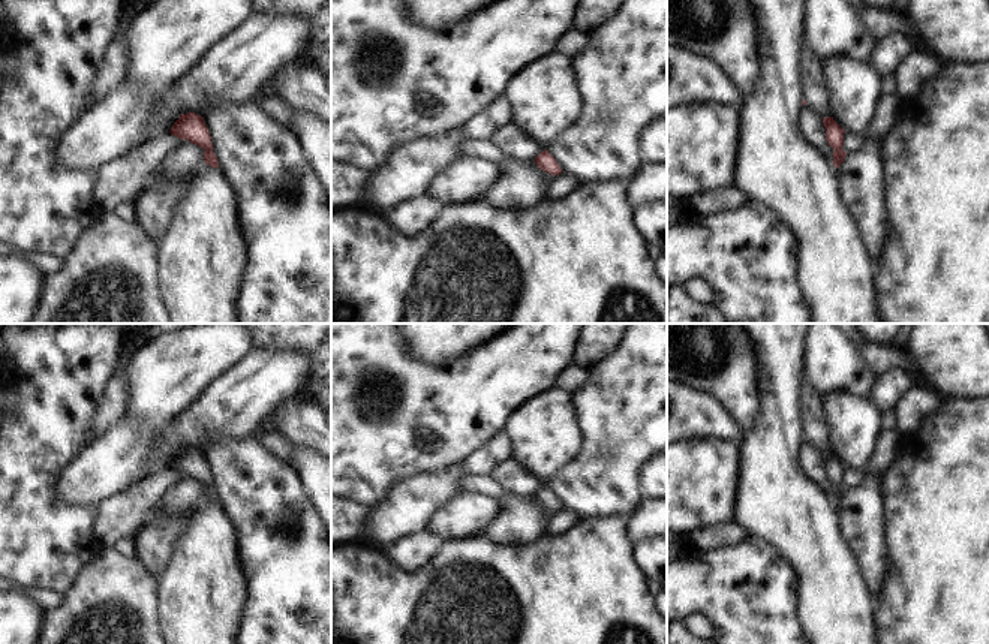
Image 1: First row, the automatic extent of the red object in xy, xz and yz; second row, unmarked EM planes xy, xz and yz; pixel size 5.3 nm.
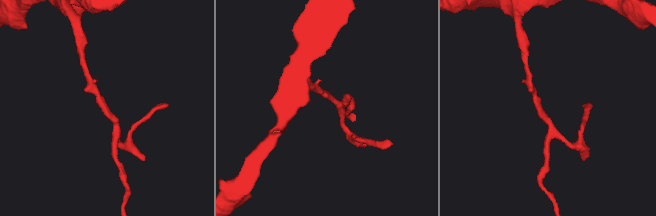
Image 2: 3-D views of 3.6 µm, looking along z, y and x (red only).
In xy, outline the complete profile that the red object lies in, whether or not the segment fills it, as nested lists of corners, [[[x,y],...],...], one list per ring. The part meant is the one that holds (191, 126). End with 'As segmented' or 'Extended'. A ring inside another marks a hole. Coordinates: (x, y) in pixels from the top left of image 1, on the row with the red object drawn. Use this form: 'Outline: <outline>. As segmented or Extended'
Outline: [[[195,112],[181,114],[172,124],[169,133],[180,139],[187,139],[189,142],[204,148],[204,162],[211,168],[219,168],[217,157],[213,151],[211,136],[204,117]]]. As segmented

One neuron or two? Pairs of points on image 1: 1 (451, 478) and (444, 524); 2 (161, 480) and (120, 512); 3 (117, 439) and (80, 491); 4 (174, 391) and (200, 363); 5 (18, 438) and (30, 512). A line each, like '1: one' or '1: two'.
1: two
2: one
3: one
4: one
5: one

